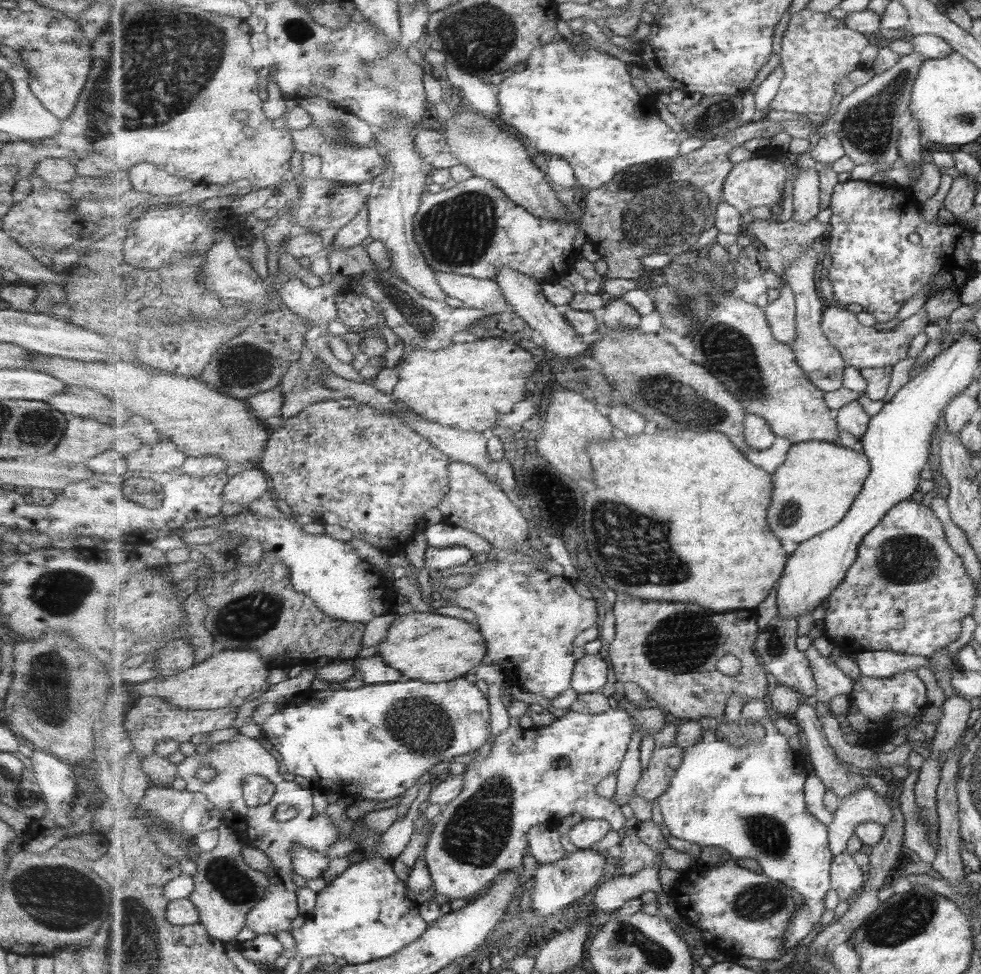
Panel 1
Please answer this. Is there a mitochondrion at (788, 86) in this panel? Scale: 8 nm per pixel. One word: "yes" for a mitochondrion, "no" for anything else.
no

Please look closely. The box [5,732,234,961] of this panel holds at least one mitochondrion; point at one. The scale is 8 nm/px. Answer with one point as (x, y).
(49, 895)

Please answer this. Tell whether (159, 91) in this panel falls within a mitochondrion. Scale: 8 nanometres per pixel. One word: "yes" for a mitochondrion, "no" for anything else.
yes

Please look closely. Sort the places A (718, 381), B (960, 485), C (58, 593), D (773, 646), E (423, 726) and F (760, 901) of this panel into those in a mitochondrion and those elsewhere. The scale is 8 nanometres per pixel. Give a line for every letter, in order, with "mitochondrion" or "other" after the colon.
A: mitochondrion
B: other
C: mitochondrion
D: mitochondrion
E: mitochondrion
F: mitochondrion

